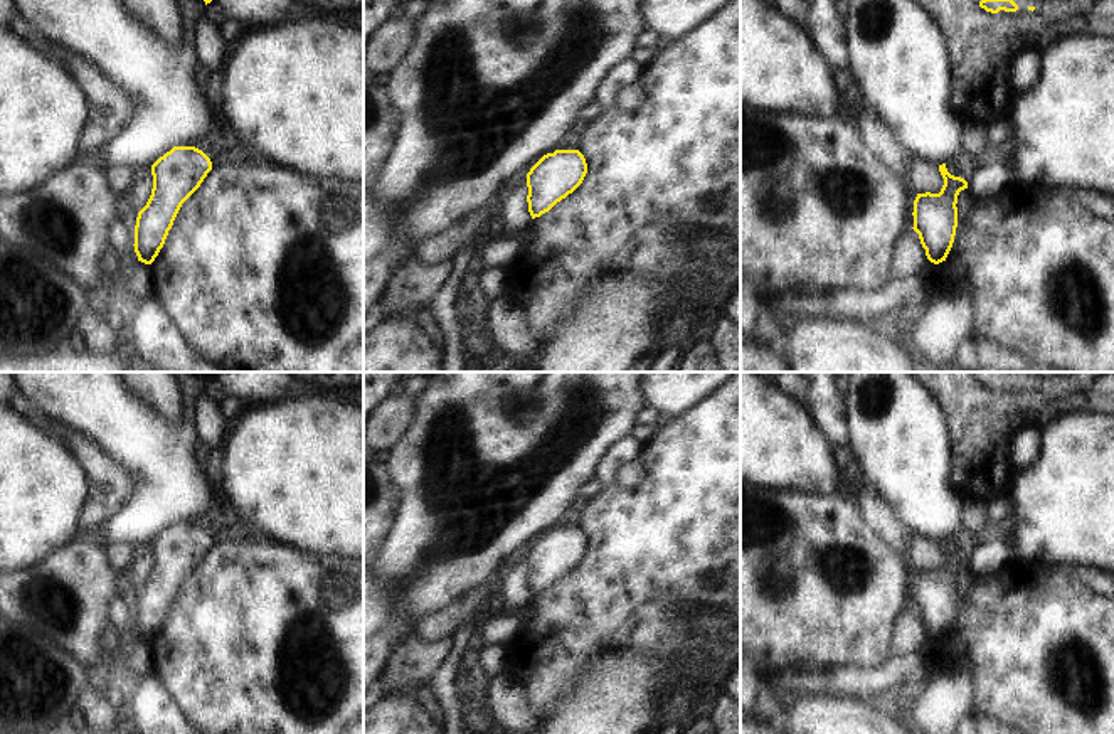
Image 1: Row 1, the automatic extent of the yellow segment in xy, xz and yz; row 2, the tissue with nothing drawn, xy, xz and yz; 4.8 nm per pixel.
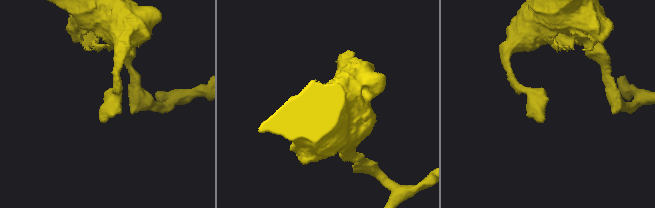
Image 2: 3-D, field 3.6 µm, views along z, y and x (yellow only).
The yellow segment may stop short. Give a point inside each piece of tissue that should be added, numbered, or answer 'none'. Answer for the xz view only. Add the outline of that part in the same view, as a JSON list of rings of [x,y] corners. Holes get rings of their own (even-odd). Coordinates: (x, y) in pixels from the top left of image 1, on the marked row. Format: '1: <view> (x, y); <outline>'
none

